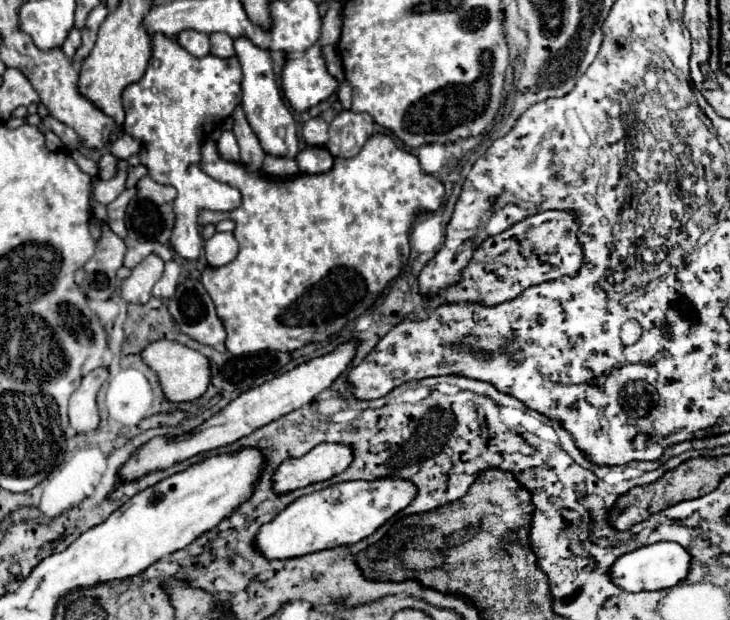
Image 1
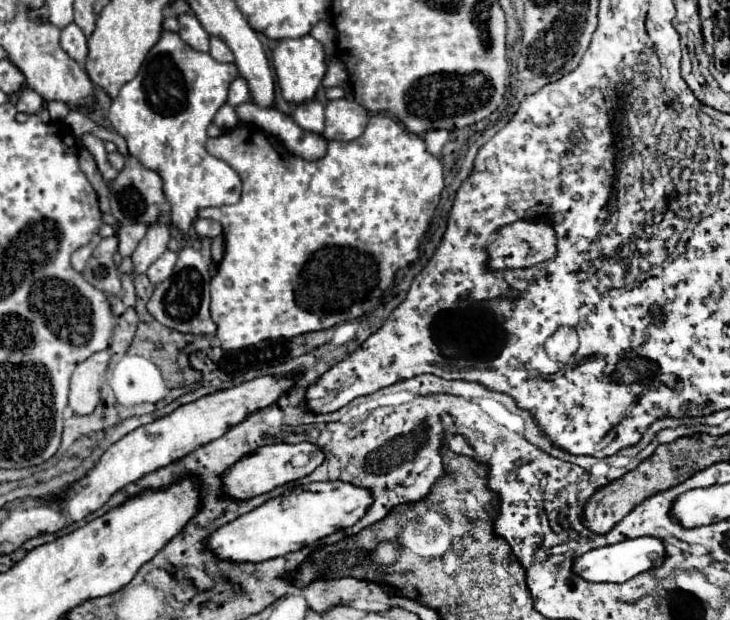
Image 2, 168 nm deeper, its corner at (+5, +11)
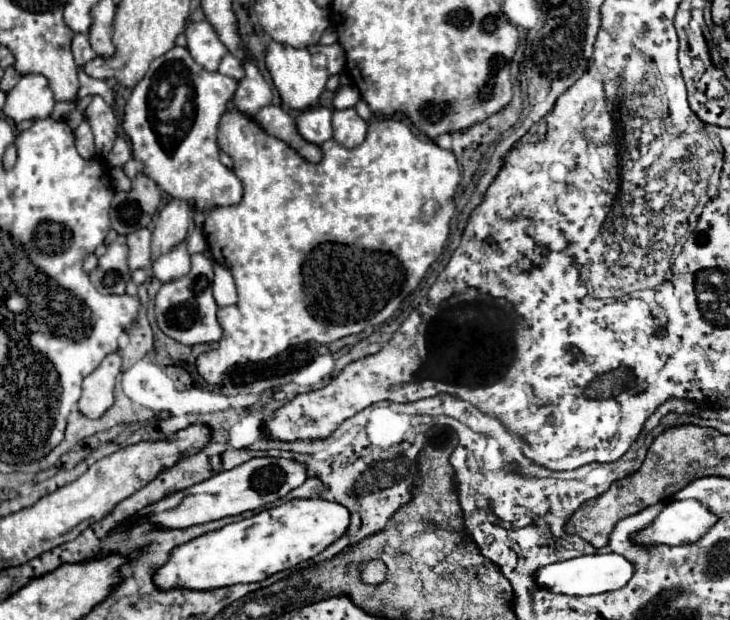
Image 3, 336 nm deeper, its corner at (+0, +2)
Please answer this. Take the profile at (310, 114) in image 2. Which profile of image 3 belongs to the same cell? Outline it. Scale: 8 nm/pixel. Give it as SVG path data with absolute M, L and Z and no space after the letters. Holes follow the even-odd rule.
M310 108L298 114L296 126L302 138L306 138L312 144L324 144L326 140L332 138L332 126L330 126L330 116L332 112L328 108Z

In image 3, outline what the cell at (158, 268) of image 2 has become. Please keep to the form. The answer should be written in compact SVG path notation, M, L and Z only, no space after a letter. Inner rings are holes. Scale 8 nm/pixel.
M186 242L178 244L172 252L154 260L152 272L162 284L174 282L174 280L186 276L190 272L190 256L186 252Z

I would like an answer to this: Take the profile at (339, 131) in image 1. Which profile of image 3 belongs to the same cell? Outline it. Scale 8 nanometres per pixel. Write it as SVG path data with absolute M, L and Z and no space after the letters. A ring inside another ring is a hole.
M354 108L348 110L334 110L332 112L332 130L334 130L334 140L346 148L360 146L366 138L366 126L362 118L358 118Z

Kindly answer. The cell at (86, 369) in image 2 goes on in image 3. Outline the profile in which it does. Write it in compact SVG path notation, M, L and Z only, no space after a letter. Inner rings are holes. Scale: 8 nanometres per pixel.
M108 354L100 366L88 374L82 382L82 396L78 402L78 410L88 418L100 418L114 402L112 390L116 376L120 372L122 358L118 354Z

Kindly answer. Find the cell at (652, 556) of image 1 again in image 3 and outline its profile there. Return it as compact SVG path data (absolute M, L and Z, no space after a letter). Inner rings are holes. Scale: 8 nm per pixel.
M590 554L578 556L564 562L554 562L536 572L536 582L542 588L548 588L556 594L568 596L590 596L590 594L604 594L626 586L626 582L634 576L634 564L620 554Z

